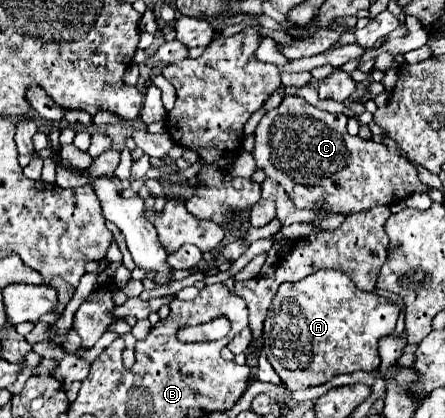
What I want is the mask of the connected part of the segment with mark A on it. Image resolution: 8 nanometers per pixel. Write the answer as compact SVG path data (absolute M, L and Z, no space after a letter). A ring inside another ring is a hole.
M316 271L308 277L304 277L302 281L298 283L282 283L278 287L278 293L274 295L274 301L272 301L272 307L268 311L268 317L264 321L264 329L262 329L262 353L268 357L270 365L274 367L274 371L280 375L282 383L294 391L294 389L306 389L306 387L312 387L312 385L322 385L322 383L328 383L334 375L342 375L342 373L354 373L354 371L374 371L380 367L380 357L378 357L378 339L388 335L390 331L394 331L396 327L396 319L398 319L398 313L400 313L400 307L394 305L394 303L386 303L382 301L378 295L374 293L366 293L366 291L358 291L356 285L342 273L342 271Z

